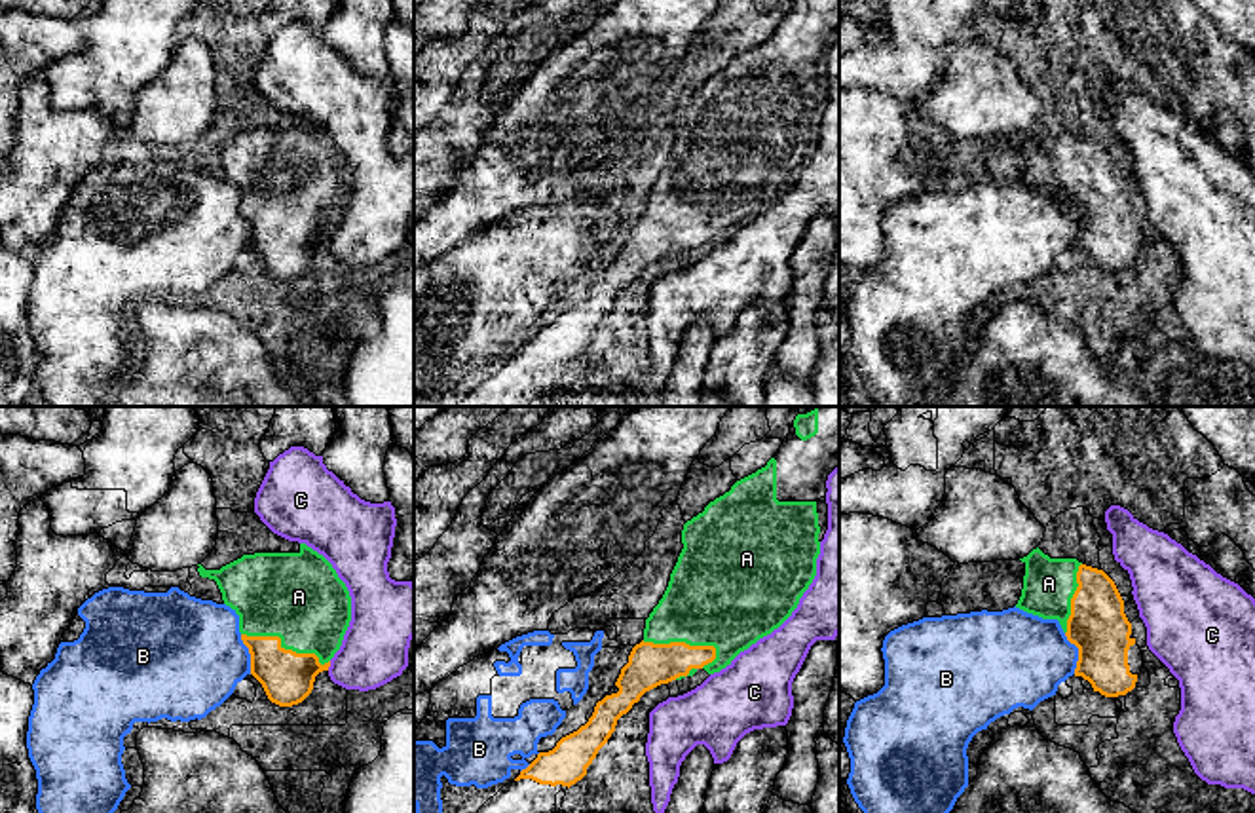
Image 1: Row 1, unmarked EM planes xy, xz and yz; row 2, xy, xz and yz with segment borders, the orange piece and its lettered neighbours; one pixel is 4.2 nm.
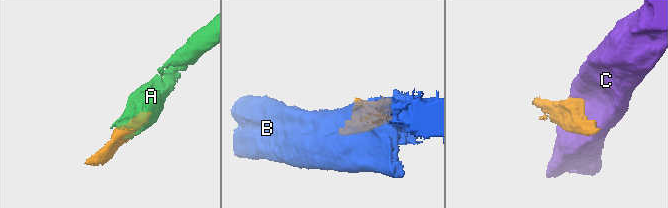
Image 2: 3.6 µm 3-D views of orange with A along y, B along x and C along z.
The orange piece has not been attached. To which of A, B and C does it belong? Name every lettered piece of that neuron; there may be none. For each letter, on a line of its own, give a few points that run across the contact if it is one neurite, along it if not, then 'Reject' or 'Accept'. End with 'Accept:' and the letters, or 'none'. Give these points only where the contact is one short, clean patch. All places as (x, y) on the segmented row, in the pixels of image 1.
A: Accept
B: Reject
C: Reject
Accept: A

